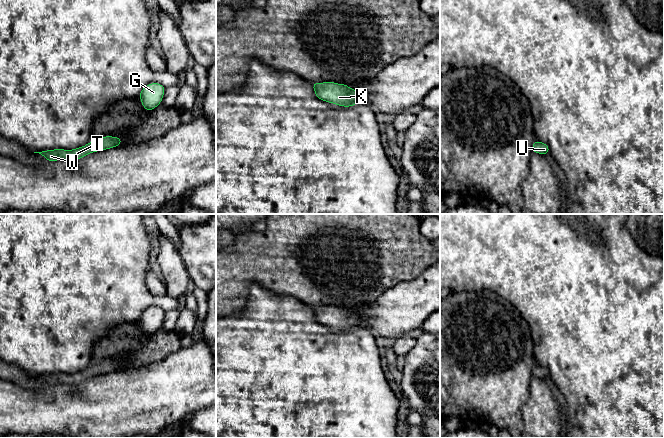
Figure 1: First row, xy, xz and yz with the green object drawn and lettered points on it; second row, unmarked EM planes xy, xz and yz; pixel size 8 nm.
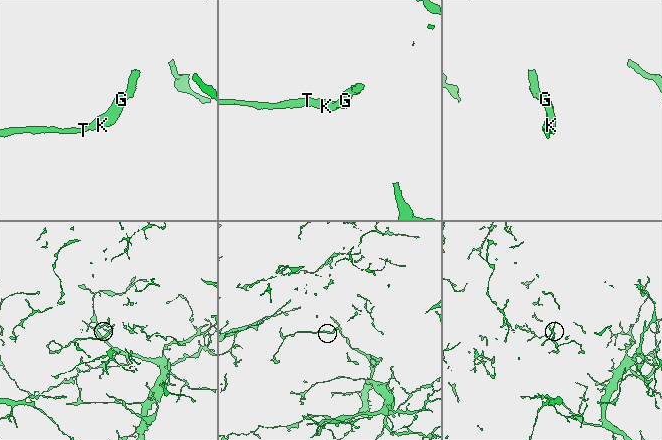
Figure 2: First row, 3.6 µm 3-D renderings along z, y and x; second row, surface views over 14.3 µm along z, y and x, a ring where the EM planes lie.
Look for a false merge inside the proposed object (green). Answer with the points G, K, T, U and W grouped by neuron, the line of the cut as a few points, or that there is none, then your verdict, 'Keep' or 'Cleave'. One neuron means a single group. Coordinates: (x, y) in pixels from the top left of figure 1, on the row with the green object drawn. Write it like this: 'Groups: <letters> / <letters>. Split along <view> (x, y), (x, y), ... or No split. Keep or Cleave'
Groups: G K T U W. No split. Keep

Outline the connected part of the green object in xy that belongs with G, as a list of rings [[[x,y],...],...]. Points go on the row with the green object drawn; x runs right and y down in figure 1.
[[[156,82],[144,86],[139,97],[146,111],[153,110],[162,102],[165,88],[165,86]]]

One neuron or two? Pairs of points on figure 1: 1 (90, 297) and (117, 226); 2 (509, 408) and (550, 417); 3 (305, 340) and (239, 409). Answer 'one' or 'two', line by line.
1: one
2: two
3: one

